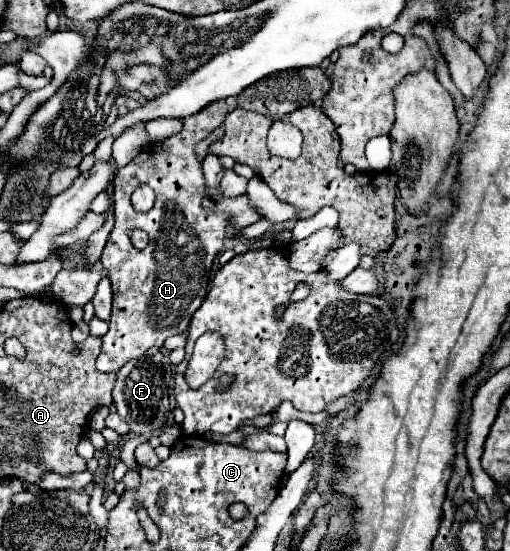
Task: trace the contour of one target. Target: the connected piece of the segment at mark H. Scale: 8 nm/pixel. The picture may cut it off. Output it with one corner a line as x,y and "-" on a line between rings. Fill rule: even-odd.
217,100
199,110
199,114
187,116
183,120
183,130
163,142
147,144
123,170
117,172
113,186
113,208
115,208
115,228
109,234
107,246
101,256
103,268
109,272
109,280
113,286
113,312
109,318
109,332
103,336
103,348
97,358
99,372
117,372
129,360
143,356
149,348
159,348
169,336
181,334
187,330
195,310
201,306
207,294
209,272
215,256
225,244
225,232
229,226
229,218
223,212
211,212
203,206
203,198
207,198
207,184
203,176
203,166
195,154
197,144
209,136
211,130
223,124
227,114
227,102
-
149,184
155,190
155,206
149,212
137,212
131,206
131,194
135,186
-
143,230
149,234
149,244
145,250
137,250
131,244
129,232

